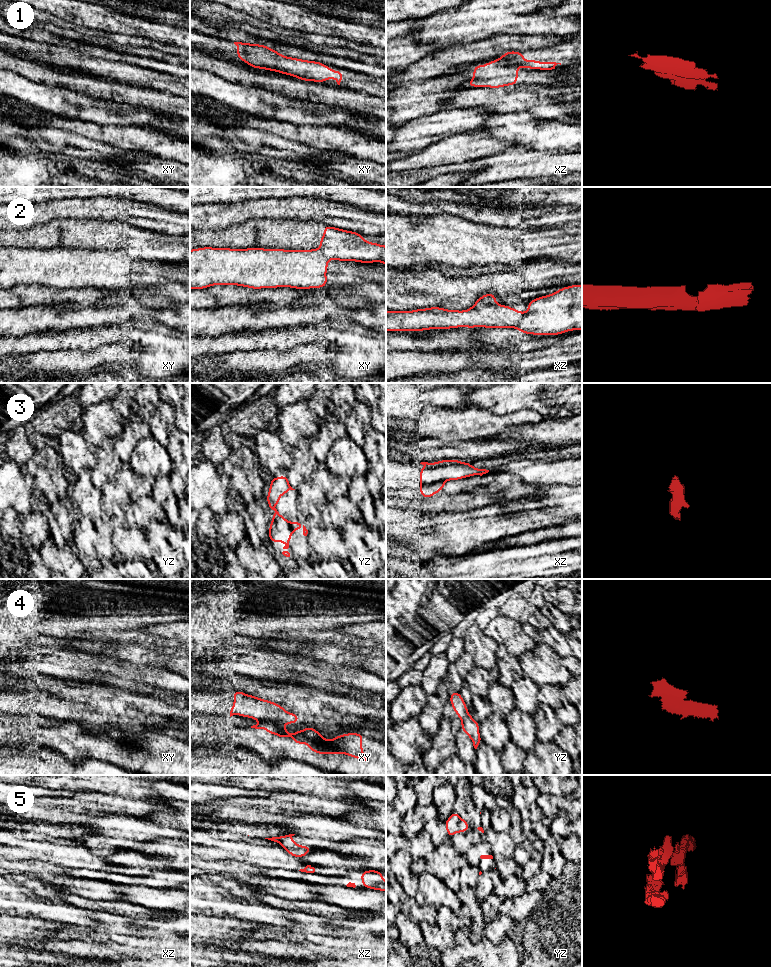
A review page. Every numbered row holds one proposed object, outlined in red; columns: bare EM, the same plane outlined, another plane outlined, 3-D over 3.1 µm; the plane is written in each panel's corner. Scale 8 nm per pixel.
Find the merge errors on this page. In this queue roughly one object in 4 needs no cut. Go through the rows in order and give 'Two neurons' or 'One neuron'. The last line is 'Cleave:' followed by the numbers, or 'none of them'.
1: Two neurons
2: One neuron
3: Two neurons
4: Two neurons
5: Two neurons
Cleave: 1, 3, 4, 5

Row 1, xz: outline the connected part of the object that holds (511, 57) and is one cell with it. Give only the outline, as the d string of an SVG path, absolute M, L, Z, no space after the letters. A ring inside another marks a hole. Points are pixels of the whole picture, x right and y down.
M508 51L504 53L499 60L503 60L504 62L508 63L509 65L516 65L525 67L527 69L538 69L538 70L552 70L555 69L557 64L556 62L540 62L538 60L525 60L523 58L523 52L516 52L516 51Z

